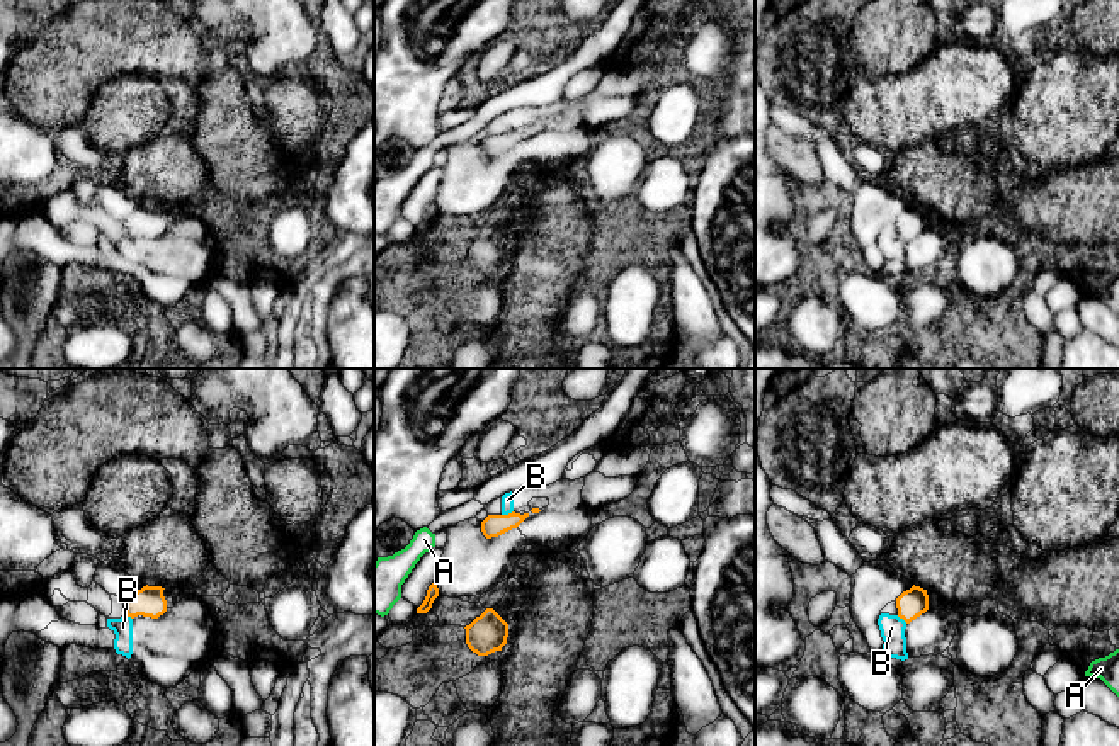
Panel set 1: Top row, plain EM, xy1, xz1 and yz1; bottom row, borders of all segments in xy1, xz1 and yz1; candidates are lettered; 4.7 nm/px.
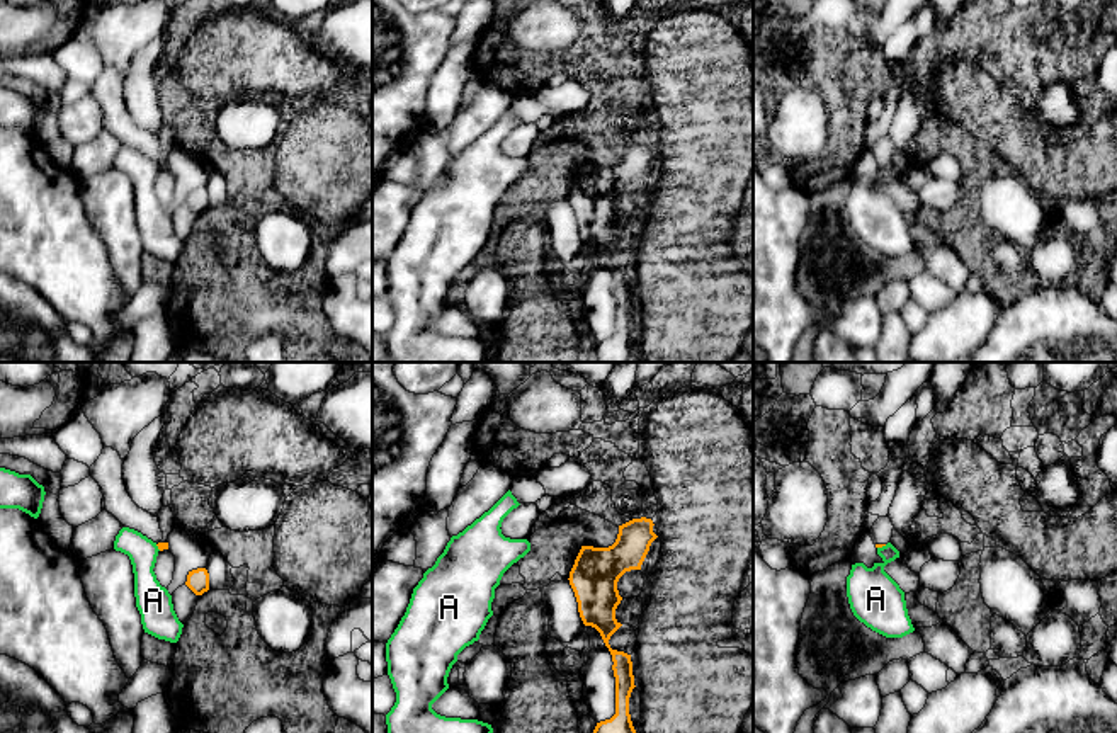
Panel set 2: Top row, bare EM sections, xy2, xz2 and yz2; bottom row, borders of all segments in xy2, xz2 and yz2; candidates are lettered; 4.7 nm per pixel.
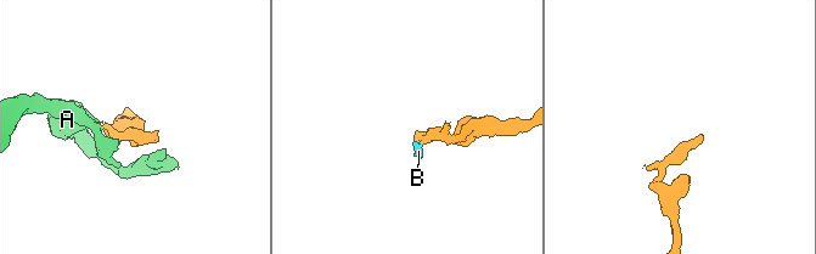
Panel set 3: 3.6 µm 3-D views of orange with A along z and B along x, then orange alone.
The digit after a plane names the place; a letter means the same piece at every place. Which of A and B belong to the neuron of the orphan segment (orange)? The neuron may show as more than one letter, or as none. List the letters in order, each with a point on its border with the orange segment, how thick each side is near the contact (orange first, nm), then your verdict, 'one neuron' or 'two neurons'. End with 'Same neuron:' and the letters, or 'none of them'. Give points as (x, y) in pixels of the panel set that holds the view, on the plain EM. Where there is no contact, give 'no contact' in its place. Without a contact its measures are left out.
A: contact yz2 (881, 165); calibres 20 and 240 nm; two neurons
B: contact xz1 (509, 133); calibres 110 and 60 nm; two neurons
Same neuron: none of them

